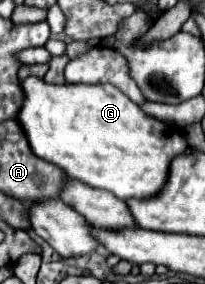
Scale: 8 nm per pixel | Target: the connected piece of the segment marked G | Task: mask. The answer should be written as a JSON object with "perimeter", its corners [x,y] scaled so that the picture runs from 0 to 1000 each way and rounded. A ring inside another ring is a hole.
{"perimeter":[[[132,271],[102,285],[112,363],[83,398],[83,426],[141,496],[161,546],[307,595],[337,623],[405,637],[434,658],[541,673],[580,701],[629,687],[746,687],[785,644],[805,644],[805,588],[863,532],[902,525],[893,468],[795,426],[707,405],[620,335],[551,299],[415,299],[415,292],[298,292],[259,299],[200,271]]]}

